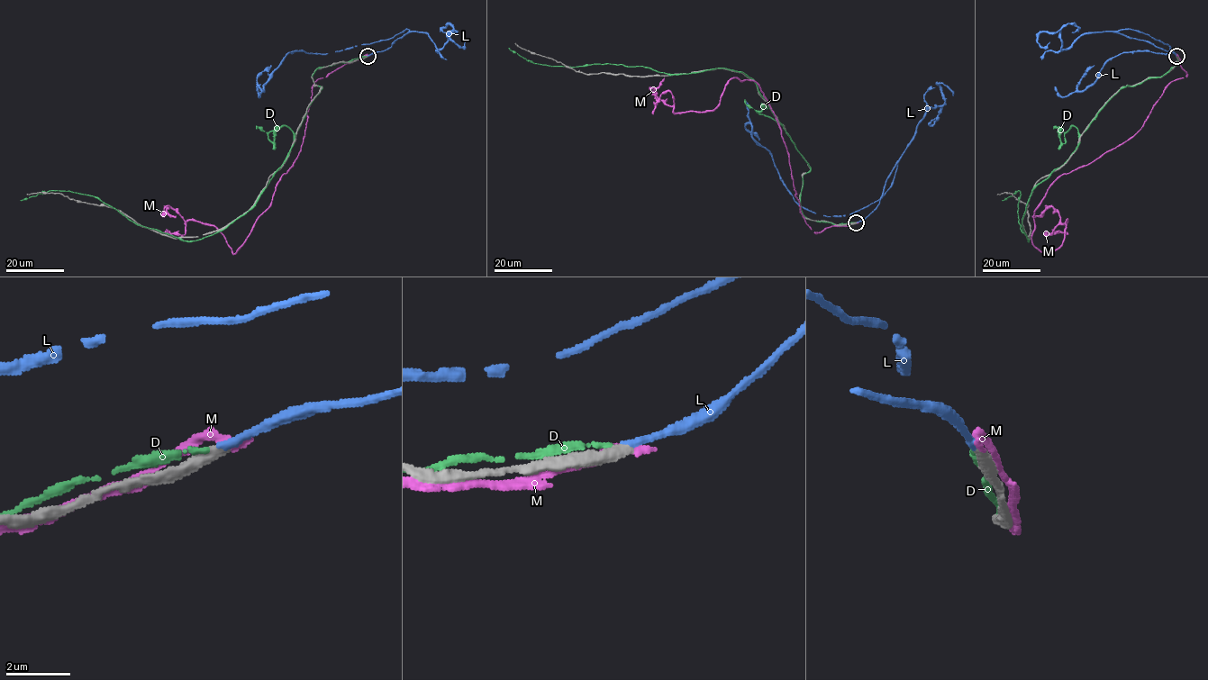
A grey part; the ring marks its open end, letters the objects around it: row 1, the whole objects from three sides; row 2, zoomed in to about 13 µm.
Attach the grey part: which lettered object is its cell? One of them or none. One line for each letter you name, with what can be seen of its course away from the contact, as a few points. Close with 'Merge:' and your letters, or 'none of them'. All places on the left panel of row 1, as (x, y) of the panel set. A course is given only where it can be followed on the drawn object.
L: Its course: (367, 56), (389, 48), (409, 31), (326, 53), (288, 53), (263, 91), (257, 77), (271, 65)
Merge: L

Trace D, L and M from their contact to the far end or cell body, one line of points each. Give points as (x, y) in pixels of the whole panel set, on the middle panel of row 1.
D: (855, 222), (818, 222), (803, 213), (808, 163), (745, 74), (540, 65), (508, 48)
L: (856, 222), (877, 204), (897, 165), (879, 199), (823, 216), (794, 200), (746, 125), (759, 140)
M: (852, 224), (815, 232), (806, 223), (755, 81), (731, 77), (703, 112), (676, 113), (665, 91), (652, 113)

